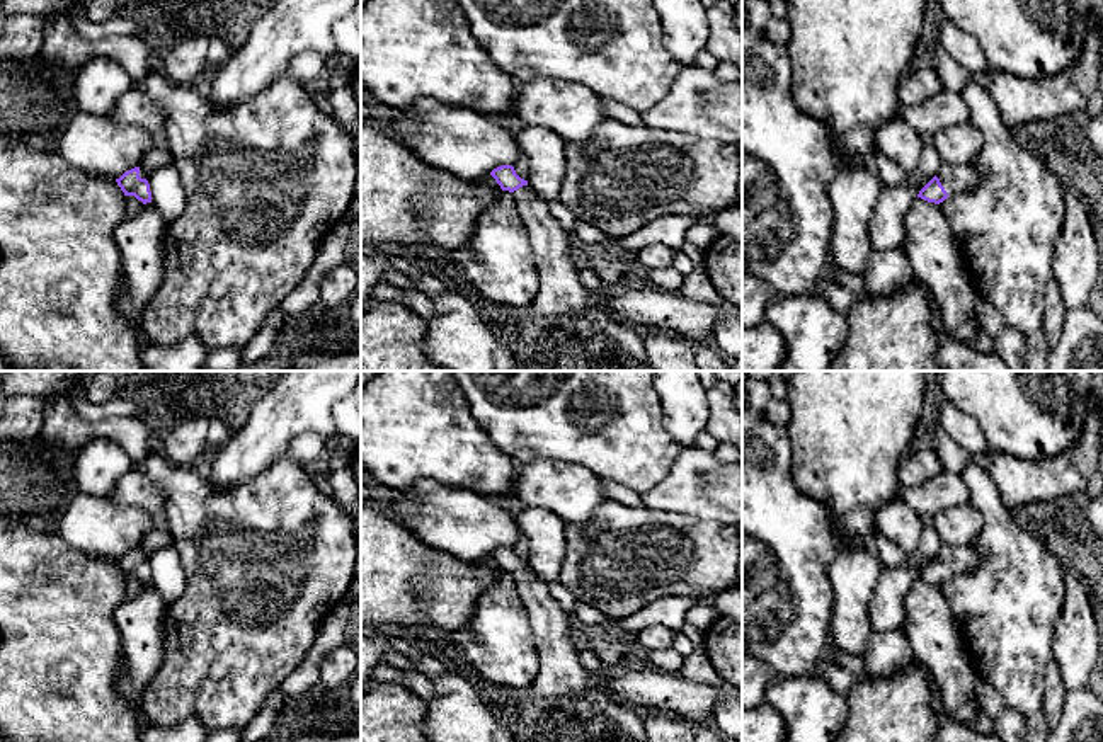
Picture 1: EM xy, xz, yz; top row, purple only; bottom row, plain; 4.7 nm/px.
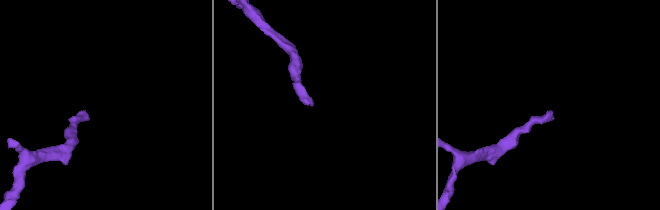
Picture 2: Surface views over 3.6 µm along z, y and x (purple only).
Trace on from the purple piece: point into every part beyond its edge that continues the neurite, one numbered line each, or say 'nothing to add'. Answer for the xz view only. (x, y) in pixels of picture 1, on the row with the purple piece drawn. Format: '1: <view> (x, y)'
1: xz (560, 291)

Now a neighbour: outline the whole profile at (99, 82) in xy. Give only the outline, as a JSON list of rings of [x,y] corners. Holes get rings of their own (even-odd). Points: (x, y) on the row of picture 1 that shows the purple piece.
[[[90,58],[73,73],[78,109],[94,116],[109,117],[116,100],[134,87],[128,71],[109,58]]]

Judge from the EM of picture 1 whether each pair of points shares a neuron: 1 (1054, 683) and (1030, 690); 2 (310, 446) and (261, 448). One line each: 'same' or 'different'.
1: different
2: different

